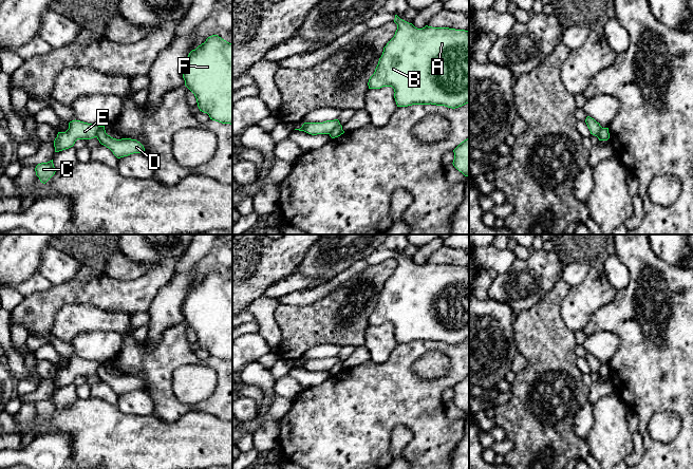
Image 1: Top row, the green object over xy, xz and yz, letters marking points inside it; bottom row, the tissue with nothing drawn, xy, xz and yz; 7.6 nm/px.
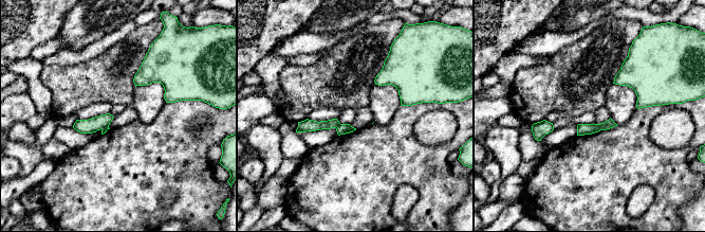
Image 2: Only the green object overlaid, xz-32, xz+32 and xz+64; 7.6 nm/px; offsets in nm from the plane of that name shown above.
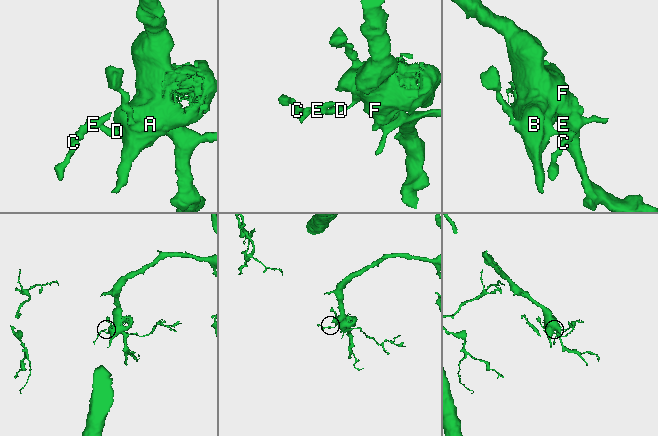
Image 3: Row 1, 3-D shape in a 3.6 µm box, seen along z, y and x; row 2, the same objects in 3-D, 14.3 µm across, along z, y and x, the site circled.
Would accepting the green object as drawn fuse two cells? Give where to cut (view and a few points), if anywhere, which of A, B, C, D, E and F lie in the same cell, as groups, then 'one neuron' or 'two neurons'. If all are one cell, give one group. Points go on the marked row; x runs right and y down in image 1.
xz (340, 125), (329, 133) | A B D F / C E | two neurons

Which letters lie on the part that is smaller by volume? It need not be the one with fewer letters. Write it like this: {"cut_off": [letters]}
{"cut_off": ["C", "E"]}

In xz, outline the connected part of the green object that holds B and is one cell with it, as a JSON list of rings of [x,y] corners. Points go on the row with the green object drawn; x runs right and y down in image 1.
[[[395,15],[397,30],[383,48],[369,89],[392,87],[397,107],[436,105],[458,108],[469,102],[469,32],[449,27],[415,27]]]

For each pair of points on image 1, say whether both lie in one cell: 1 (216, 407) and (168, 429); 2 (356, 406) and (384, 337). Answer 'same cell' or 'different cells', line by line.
1: different cells
2: different cells

